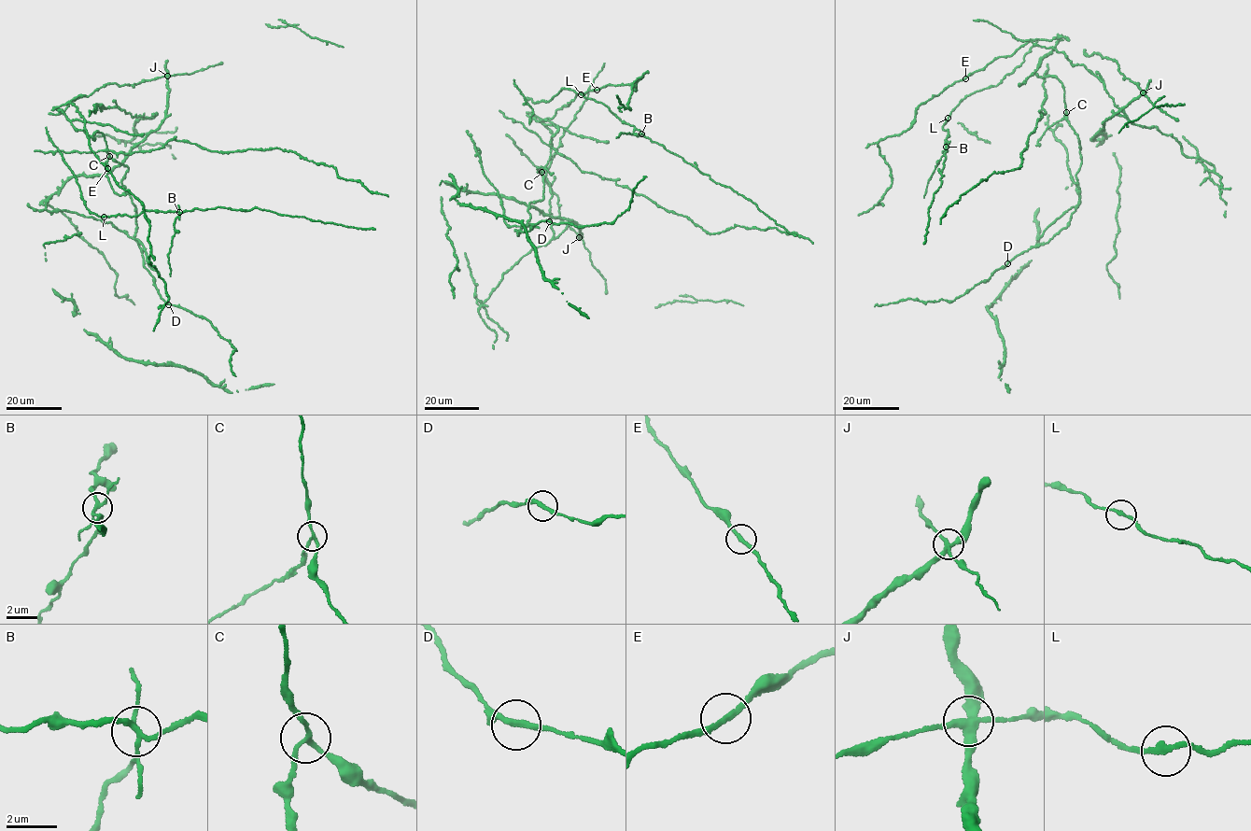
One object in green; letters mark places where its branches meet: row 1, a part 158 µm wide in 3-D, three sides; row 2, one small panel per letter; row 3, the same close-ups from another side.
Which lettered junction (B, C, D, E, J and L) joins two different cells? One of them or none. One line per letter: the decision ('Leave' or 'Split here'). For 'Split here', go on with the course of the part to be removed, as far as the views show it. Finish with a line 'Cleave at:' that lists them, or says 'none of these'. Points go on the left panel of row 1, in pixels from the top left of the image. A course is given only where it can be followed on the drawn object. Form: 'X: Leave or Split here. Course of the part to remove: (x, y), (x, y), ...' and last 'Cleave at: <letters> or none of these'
B: Split here. Course of the part to remove: (179, 213), (168, 255), (170, 276)
C: Leave
D: Leave
E: Leave
J: Leave
L: Leave
Cleave at: B

